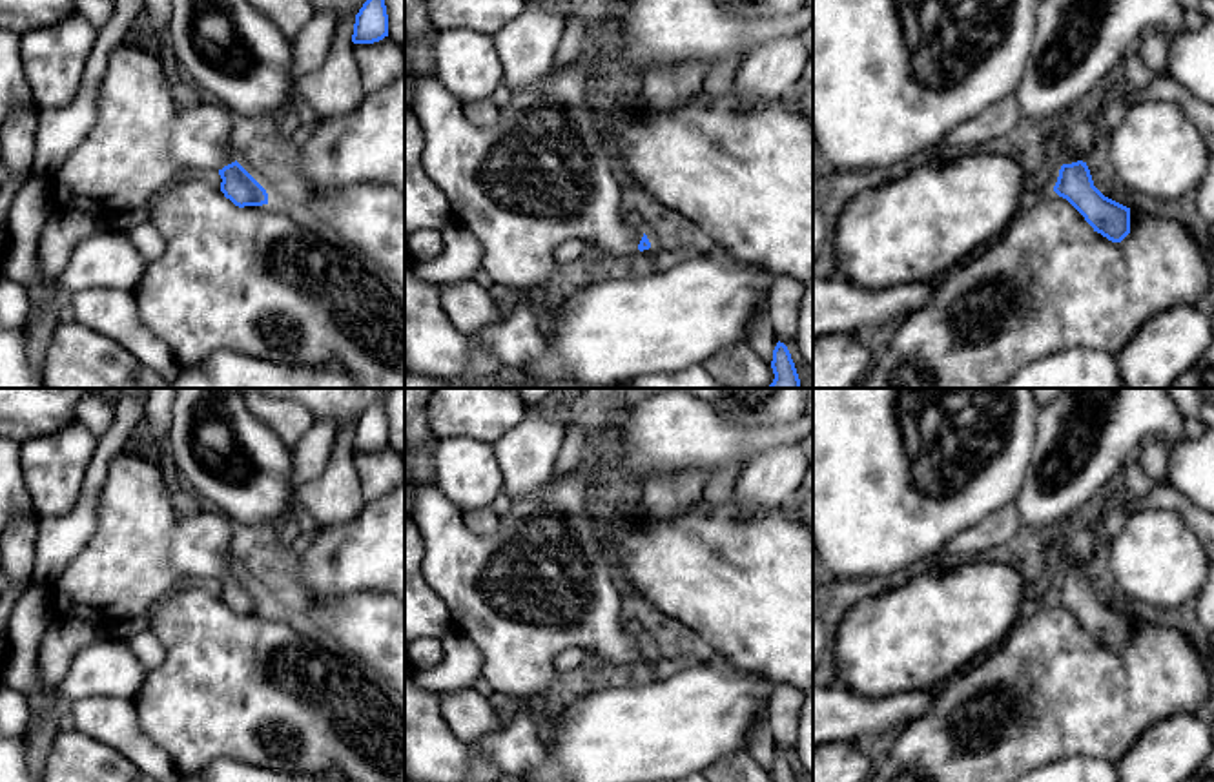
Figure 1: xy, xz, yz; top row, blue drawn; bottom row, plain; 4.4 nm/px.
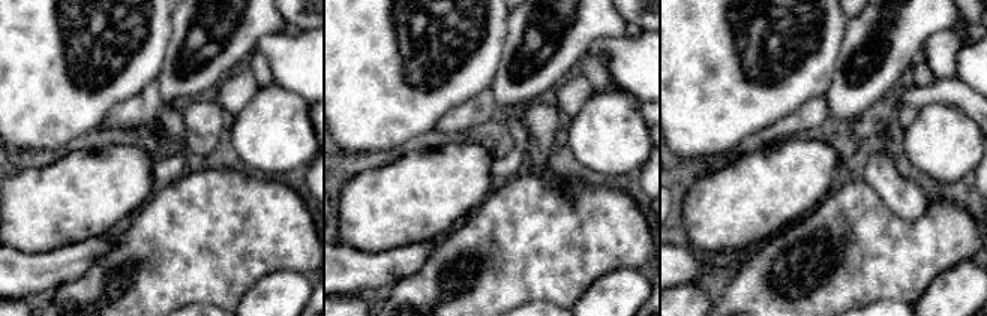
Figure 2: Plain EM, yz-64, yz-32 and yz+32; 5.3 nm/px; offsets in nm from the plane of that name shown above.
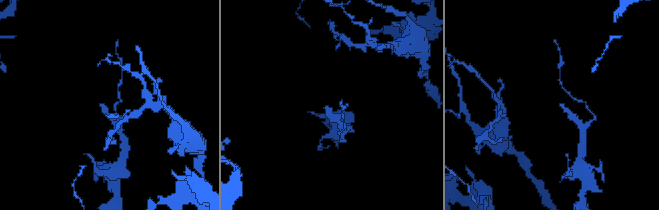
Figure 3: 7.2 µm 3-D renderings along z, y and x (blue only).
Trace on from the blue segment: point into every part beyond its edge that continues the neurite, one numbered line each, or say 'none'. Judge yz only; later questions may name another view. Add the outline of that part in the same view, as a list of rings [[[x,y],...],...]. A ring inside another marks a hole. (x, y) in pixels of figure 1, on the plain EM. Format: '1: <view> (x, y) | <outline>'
1: yz (1080, 538) | [[[1072,518],[1065,521],[1059,529],[1068,545],[1068,552],[1063,558],[1063,572],[1072,572],[1077,569],[1085,571],[1094,556],[1096,525],[1085,525]]]

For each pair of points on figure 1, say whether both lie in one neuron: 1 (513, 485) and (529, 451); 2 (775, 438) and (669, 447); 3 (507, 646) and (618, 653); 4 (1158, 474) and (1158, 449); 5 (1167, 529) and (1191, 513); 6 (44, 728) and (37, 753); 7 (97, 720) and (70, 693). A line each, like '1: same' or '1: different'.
1: same
2: same
3: same
4: same
5: different
6: same
7: different

